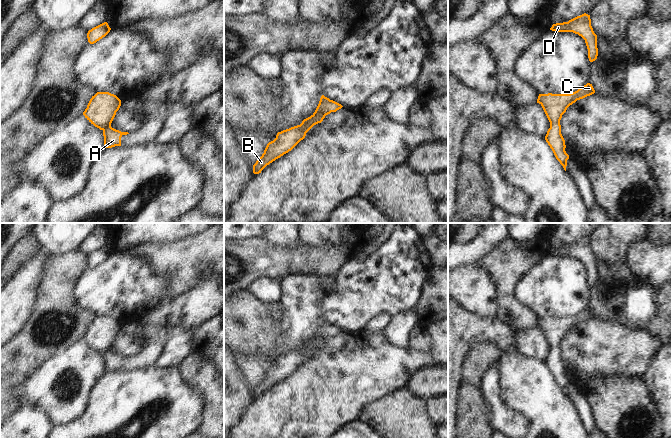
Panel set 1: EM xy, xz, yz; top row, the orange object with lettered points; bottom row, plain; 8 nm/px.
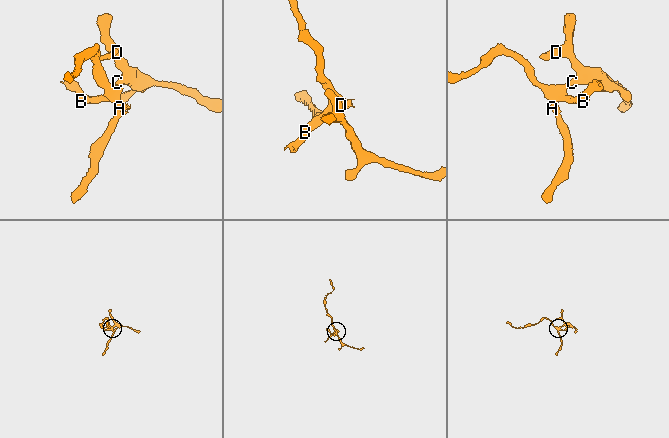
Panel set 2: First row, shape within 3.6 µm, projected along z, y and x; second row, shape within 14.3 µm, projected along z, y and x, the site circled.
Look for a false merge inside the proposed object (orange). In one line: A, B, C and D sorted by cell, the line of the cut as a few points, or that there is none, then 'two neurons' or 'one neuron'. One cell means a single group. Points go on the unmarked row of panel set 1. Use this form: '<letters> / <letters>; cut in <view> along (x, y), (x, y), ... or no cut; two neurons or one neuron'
A B C D; no cut; one neuron

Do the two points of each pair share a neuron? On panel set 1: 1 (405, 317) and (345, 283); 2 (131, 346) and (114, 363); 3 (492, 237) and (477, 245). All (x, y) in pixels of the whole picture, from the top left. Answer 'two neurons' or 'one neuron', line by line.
1: two neurons
2: two neurons
3: one neuron

